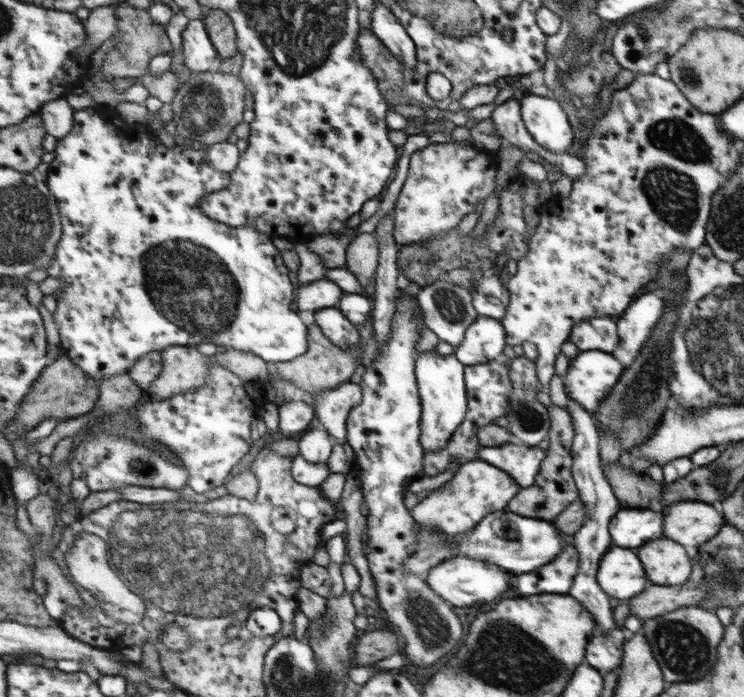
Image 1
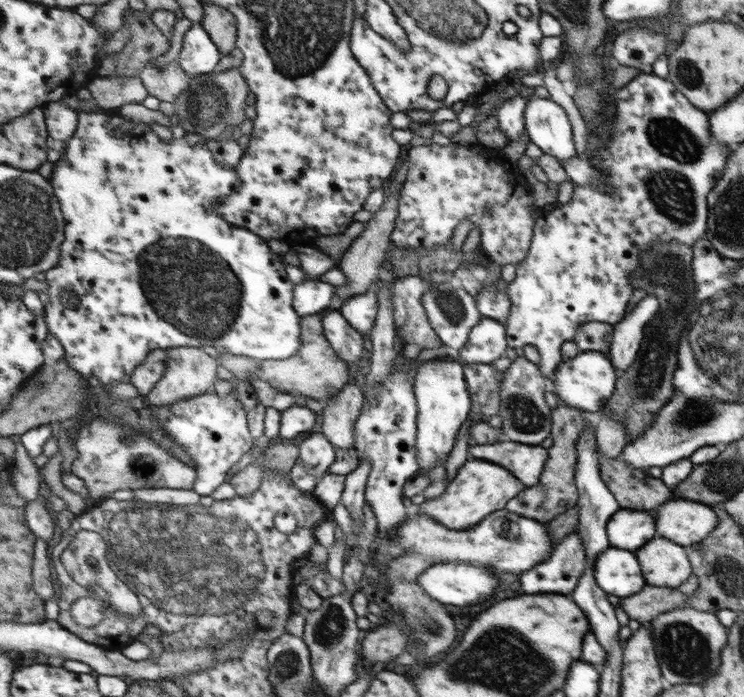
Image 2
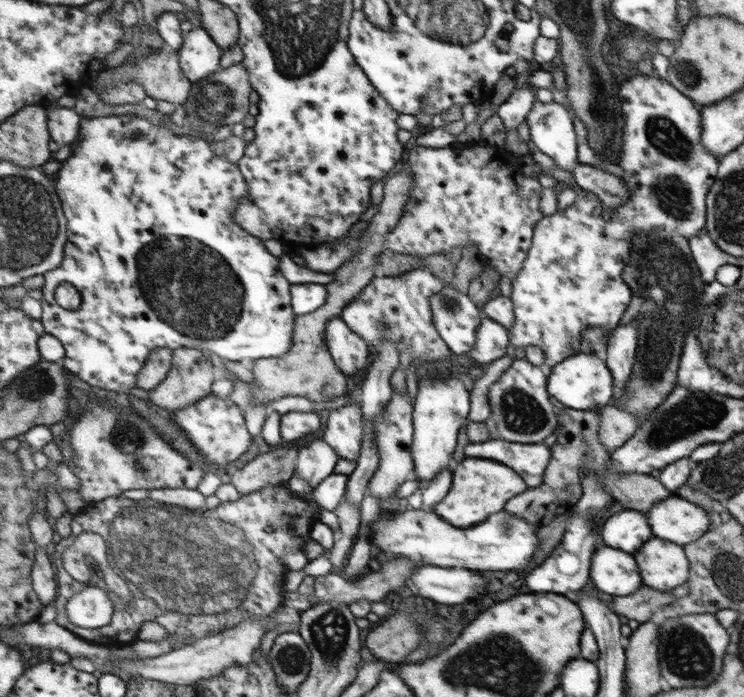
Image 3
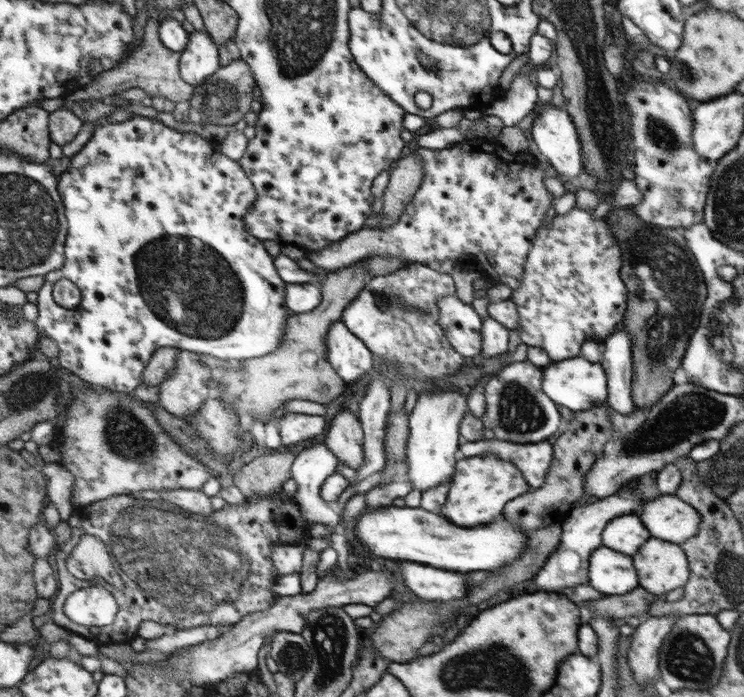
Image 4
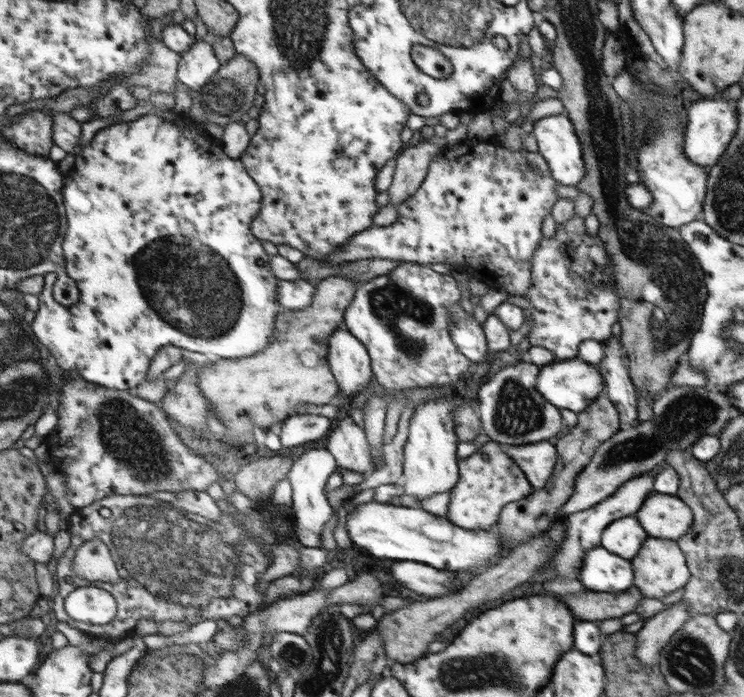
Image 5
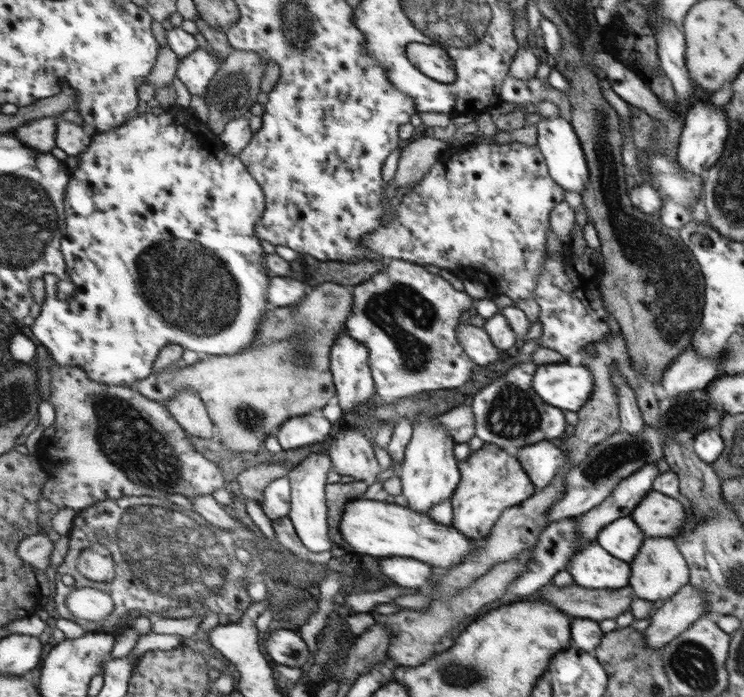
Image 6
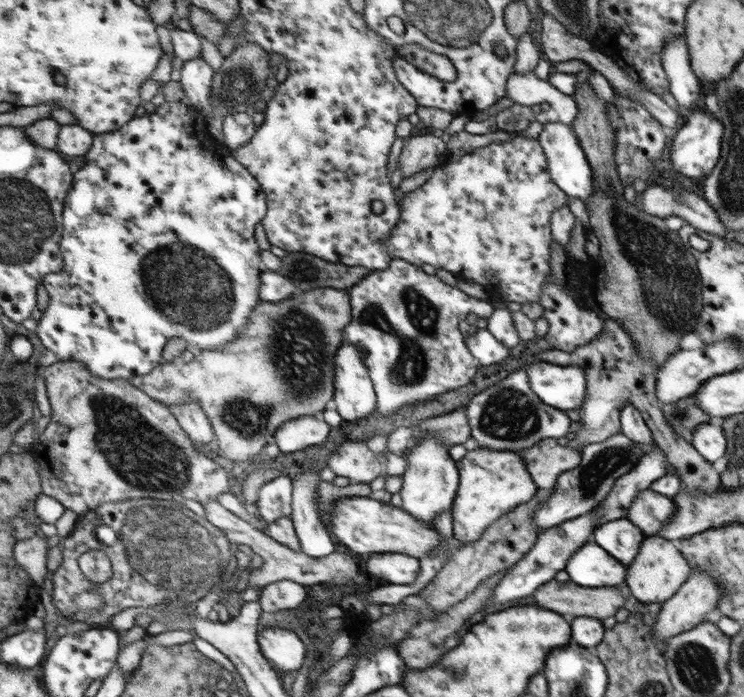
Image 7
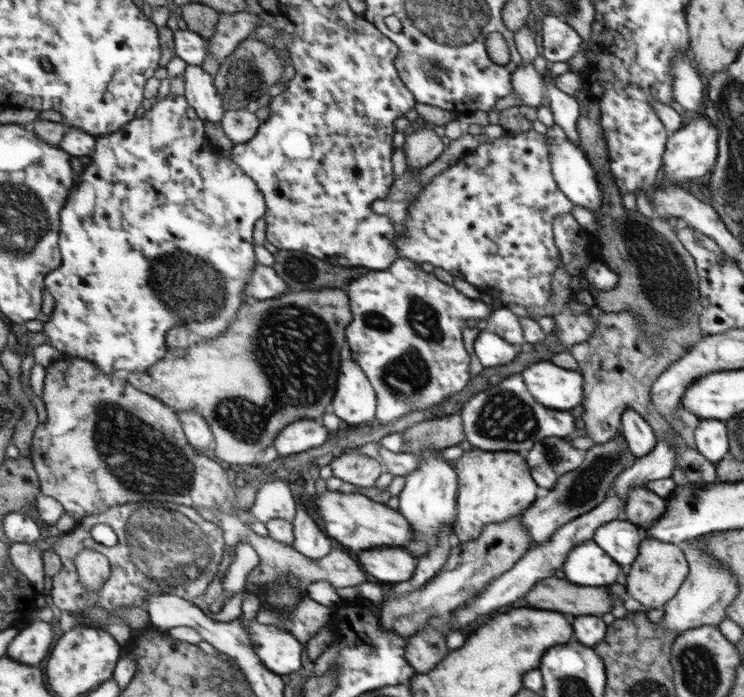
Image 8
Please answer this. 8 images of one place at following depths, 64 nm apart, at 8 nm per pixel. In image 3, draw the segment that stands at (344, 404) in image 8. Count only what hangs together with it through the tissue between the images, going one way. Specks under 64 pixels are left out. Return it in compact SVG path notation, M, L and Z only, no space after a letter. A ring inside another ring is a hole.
M340 317L329 320L325 335L334 360L341 366L342 372L346 372L346 376L356 374L372 362L369 344Z

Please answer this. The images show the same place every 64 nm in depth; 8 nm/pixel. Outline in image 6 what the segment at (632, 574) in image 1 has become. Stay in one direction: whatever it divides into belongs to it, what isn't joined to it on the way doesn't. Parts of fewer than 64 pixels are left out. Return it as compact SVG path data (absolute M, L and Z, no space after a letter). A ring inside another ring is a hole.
M591 543L571 557L566 570L572 574L575 585L584 588L622 588L629 586L632 566L614 558L601 545Z

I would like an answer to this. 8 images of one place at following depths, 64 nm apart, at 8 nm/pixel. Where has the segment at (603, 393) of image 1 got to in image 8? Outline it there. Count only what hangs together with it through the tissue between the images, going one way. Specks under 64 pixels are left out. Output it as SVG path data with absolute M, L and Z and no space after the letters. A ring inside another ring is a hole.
M541 360L526 367L521 374L529 392L546 408L570 411L585 400L585 378L579 370Z

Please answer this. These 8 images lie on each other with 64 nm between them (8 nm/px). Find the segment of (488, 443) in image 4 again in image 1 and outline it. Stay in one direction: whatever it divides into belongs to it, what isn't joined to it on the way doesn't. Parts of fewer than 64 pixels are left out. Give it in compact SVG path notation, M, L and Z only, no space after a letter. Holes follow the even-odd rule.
M513 441L495 447L482 446L479 458L505 469L518 484L521 484L521 487L528 487L534 484L538 472L541 471L542 460L546 459L546 453L538 446L532 447Z

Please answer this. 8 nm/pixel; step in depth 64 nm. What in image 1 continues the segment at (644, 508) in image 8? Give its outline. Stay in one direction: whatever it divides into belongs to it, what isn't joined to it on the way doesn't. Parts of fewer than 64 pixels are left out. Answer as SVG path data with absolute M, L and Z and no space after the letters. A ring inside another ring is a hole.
M680 501L662 508L664 537L692 549L713 539L724 525L718 505L705 501Z

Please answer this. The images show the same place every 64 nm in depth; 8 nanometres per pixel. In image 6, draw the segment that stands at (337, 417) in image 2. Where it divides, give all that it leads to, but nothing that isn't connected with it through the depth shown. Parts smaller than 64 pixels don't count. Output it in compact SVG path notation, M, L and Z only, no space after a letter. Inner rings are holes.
M344 425L335 438L329 439L325 445L325 451L332 460L332 468L341 476L352 476L356 480L363 480L371 485L382 471L372 450L372 439L364 436L360 430L352 428L350 425Z

